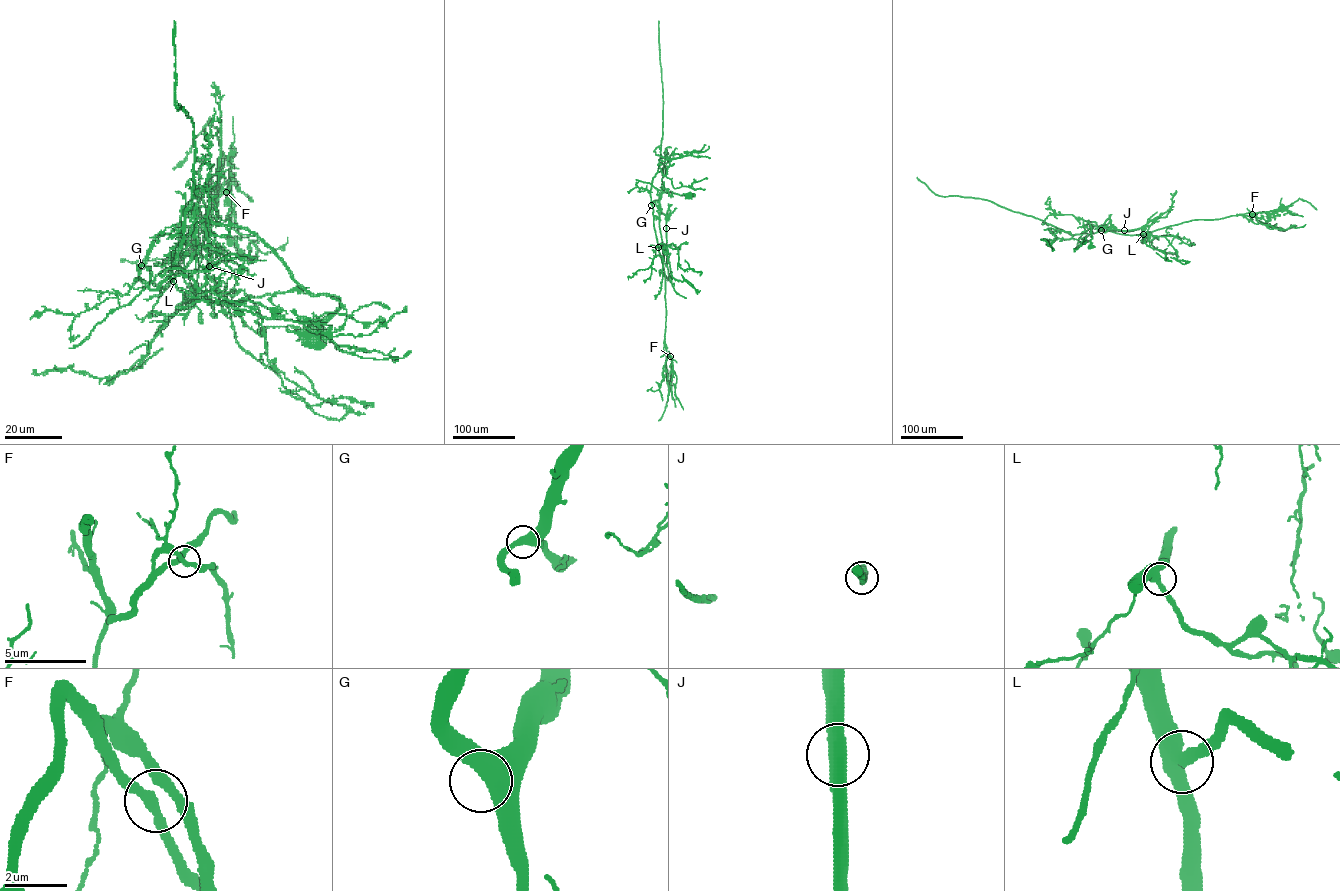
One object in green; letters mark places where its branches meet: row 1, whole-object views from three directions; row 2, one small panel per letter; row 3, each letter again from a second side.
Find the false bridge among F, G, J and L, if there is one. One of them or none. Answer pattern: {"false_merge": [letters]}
{"false_merge": []}

